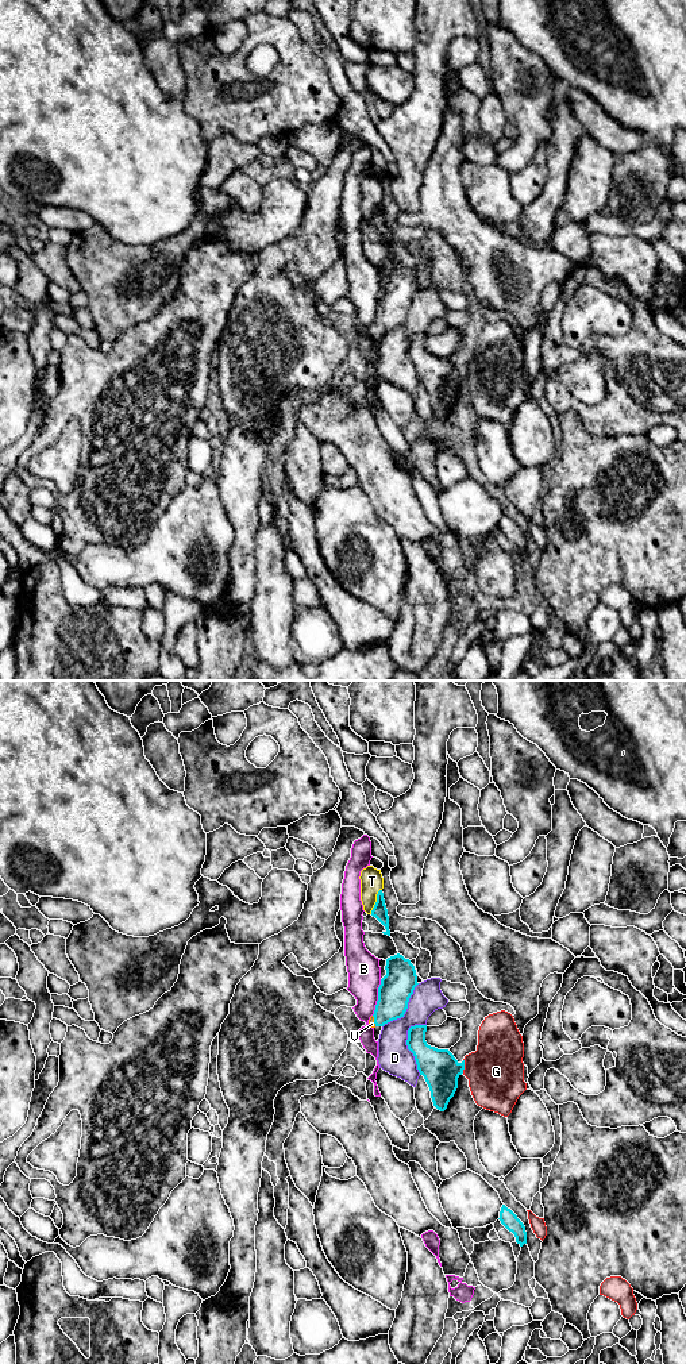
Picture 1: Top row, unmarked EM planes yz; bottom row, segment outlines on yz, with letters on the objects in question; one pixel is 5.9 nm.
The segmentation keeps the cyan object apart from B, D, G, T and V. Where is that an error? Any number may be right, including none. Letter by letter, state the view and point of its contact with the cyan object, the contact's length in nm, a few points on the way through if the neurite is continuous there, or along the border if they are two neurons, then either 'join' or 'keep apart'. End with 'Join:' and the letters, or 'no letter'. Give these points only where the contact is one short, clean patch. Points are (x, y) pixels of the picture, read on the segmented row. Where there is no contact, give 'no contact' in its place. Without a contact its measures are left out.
B: meets cyan in yz at (378, 997); contact 220 nm long; keep apart
D: meets cyan in yz at (408, 1048); contact 300 nm long; keep apart
G: meets cyan in yz at (463, 1066); contact 90 nm long; keep apart
T: meets cyan in yz at (377, 901); contact 170 nm long; border along yz (381, 889), (370, 913); keep apart
V: meets cyan in yz at (374, 1021); contact 70 nm long; runs through yz (396, 987), (392, 1004), (374, 1021), (372, 1024); join
Join: V

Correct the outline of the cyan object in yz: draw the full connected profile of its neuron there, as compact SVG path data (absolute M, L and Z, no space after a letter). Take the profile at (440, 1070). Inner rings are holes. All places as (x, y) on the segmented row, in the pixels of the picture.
M427 1025L411 1026L406 1045L429 1087L433 1106L444 1111L458 1088L458 1078L463 1074L465 1060L459 1063L448 1049L428 1045L425 1032Z

